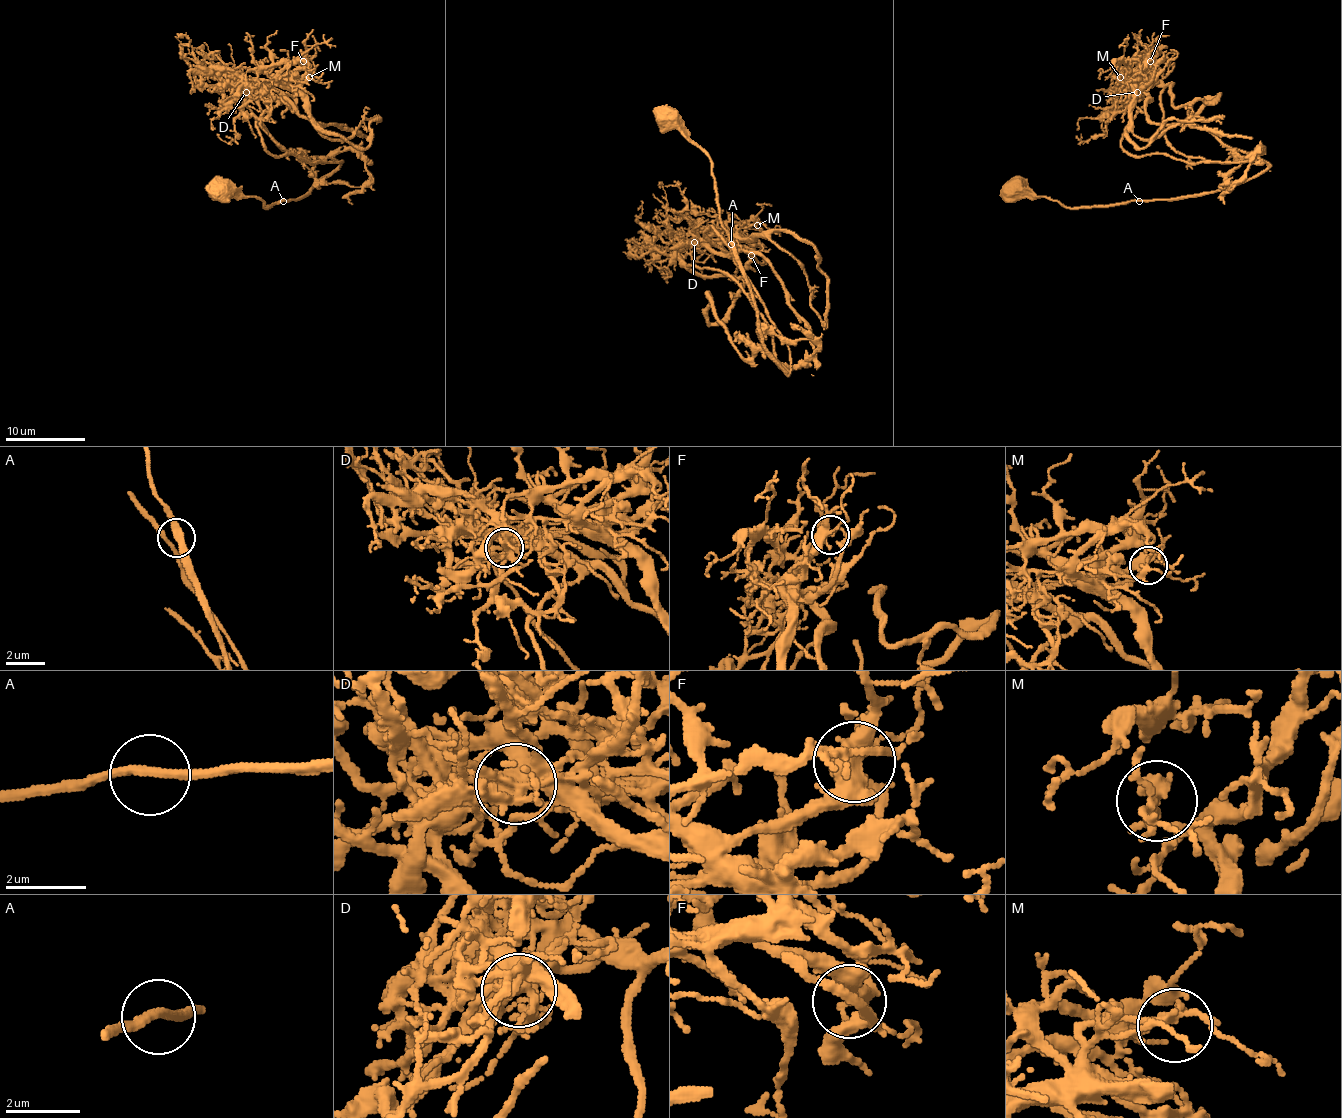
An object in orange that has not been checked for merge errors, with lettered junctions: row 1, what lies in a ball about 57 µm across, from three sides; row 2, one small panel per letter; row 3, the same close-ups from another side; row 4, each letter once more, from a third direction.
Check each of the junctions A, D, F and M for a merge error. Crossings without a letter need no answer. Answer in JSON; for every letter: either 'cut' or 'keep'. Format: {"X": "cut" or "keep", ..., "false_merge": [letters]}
{"A": "cut", "D": "cut", "F": "keep", "M": "keep", "false_merge": ["A", "D"]}

